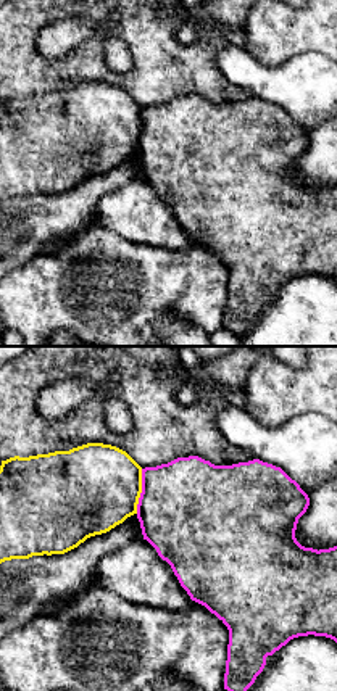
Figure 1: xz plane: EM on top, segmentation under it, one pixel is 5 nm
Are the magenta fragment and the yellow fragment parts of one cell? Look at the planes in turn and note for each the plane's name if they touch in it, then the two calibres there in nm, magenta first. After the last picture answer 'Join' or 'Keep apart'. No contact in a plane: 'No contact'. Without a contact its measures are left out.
Touches magenta in xz. Thickness 500 nm (magenta) against 440 nm

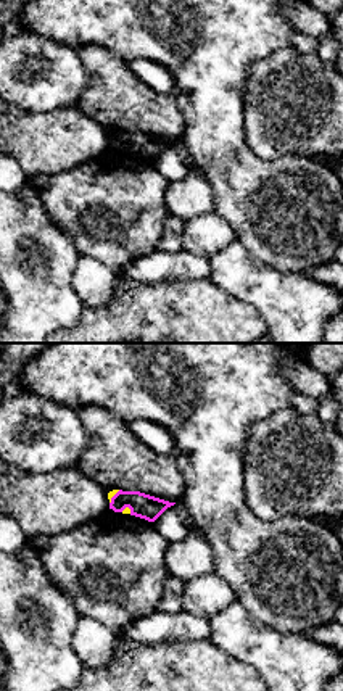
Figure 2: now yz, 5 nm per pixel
Touches magenta in yz. Thickness 120 nm (magenta) against 30 nm

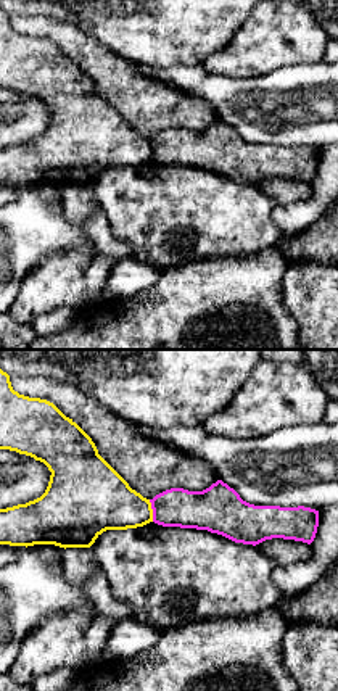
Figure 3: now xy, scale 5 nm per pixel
Touches magenta in xy. Thickness 190 nm (magenta) against 280 nm

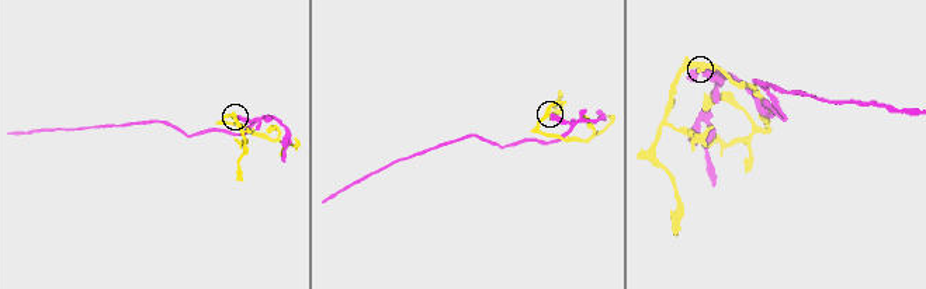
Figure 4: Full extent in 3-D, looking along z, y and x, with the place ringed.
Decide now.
Keep apart

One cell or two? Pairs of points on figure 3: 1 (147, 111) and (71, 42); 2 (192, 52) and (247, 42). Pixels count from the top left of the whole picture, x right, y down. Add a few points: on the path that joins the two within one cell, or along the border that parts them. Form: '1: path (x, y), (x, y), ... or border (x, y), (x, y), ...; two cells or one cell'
1: path (127, 92), (90, 55); one cell
2: border (245, 18), (235, 34), (201, 63); two cells

